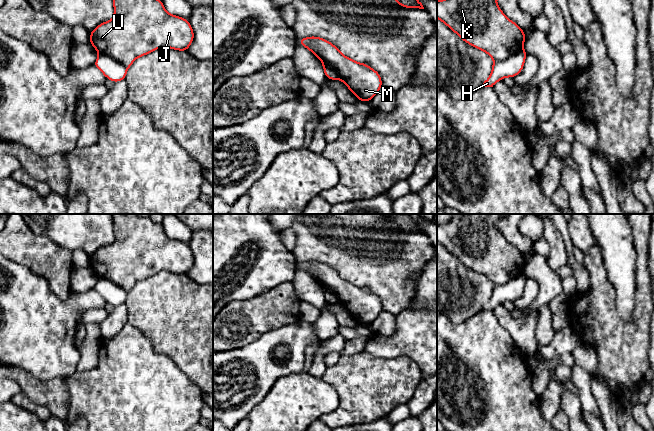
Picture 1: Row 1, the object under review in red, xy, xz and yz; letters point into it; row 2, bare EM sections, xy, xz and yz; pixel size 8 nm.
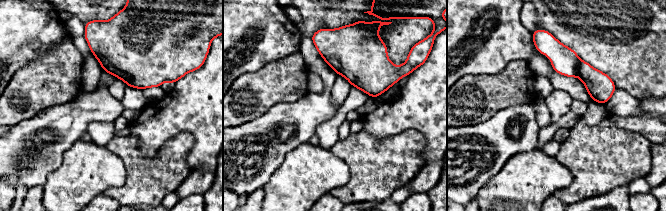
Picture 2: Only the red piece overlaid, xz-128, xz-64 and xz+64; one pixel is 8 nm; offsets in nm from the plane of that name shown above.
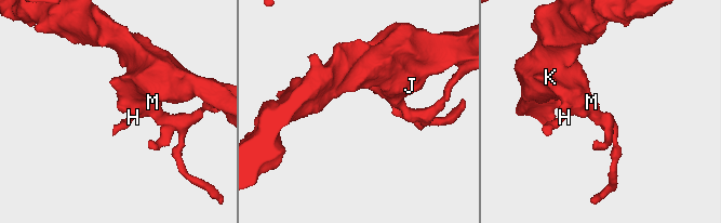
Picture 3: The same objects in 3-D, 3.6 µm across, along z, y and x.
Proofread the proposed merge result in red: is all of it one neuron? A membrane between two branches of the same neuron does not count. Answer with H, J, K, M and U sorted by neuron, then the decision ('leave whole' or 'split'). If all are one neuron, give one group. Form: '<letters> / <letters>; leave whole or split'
H / J K M U; split

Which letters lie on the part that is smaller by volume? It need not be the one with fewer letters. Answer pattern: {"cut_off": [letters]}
{"cut_off": ["H"]}

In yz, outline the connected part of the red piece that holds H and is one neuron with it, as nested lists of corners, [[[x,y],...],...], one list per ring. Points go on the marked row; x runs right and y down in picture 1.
[[[521,49],[504,60],[495,60],[492,66],[491,75],[484,81],[481,87],[493,87],[502,78],[513,78],[523,70],[527,53]]]

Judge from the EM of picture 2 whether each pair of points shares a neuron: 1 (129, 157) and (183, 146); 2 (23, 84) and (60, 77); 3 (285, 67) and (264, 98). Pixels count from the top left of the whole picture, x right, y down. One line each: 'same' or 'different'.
1: same
2: same
3: same

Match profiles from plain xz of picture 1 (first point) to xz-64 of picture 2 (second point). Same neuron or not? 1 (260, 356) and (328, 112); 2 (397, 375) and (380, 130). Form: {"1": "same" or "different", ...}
{"1": "same", "2": "different"}

